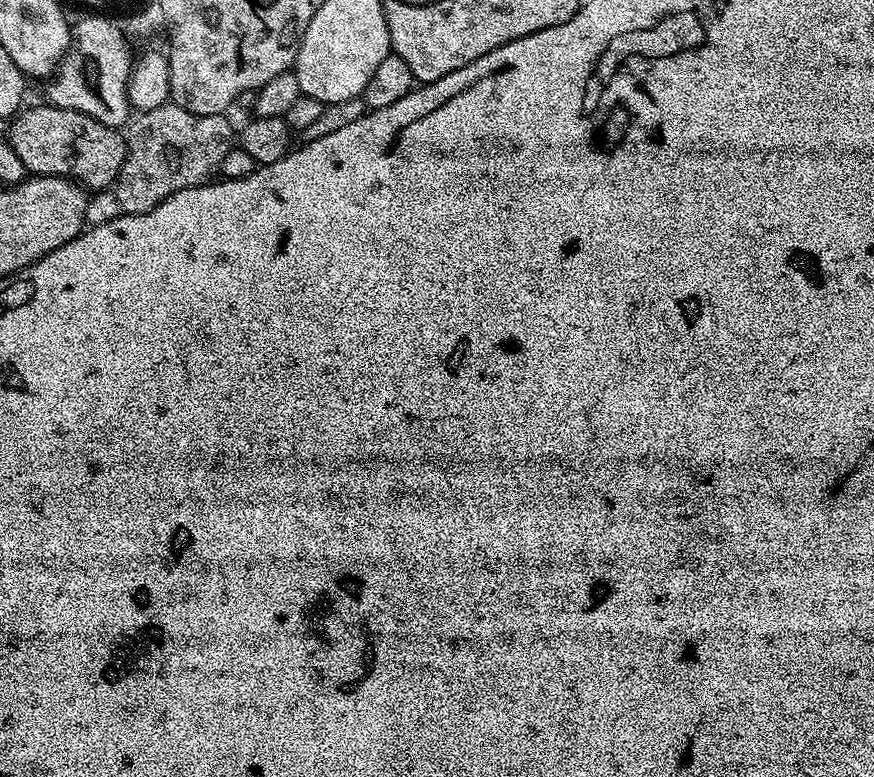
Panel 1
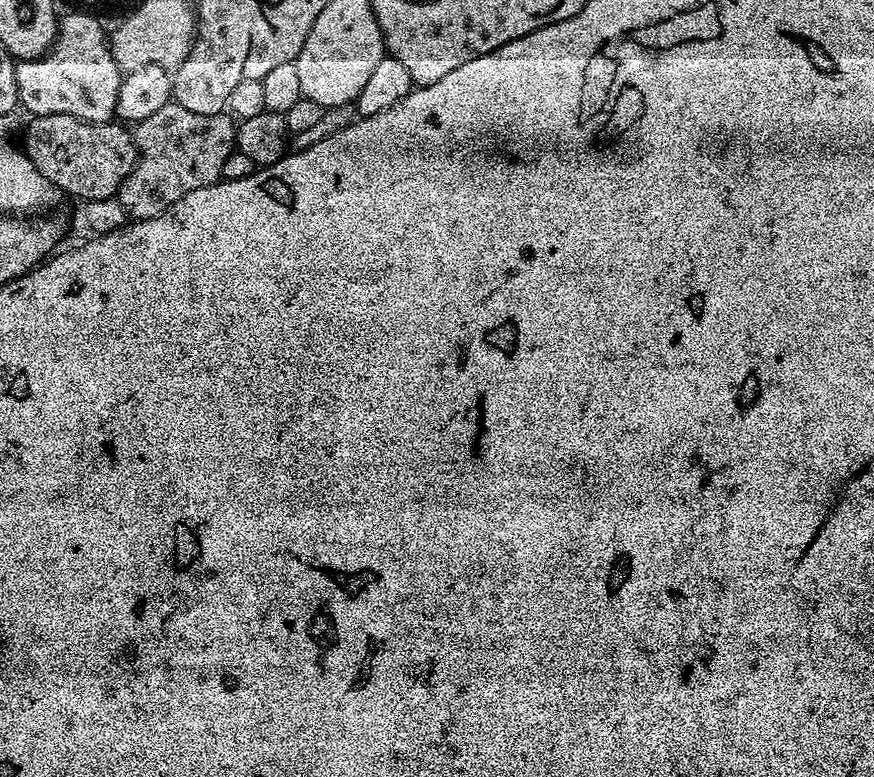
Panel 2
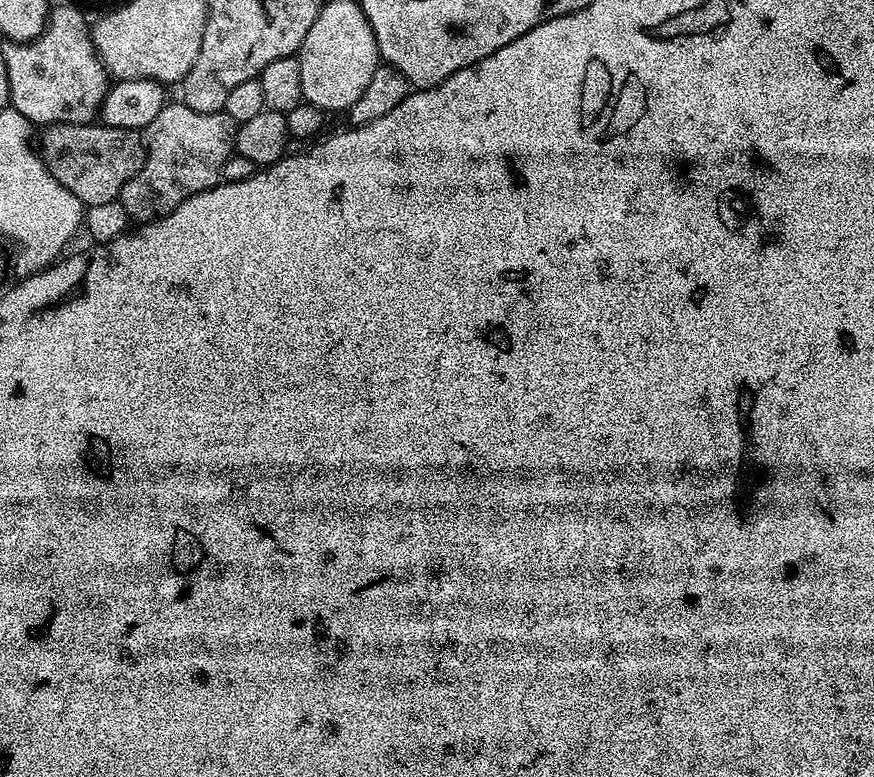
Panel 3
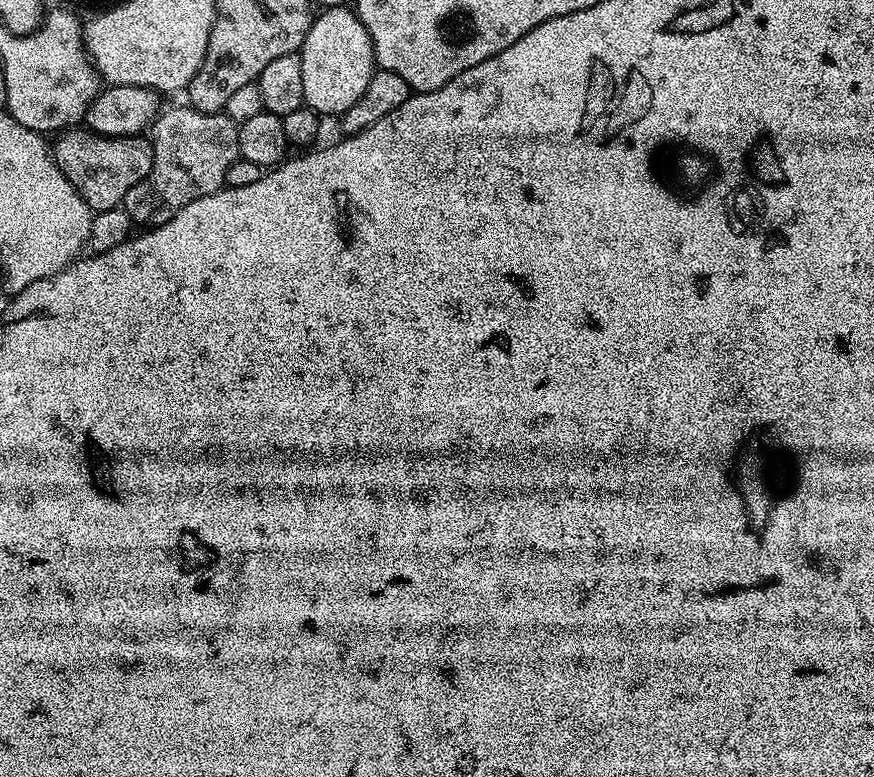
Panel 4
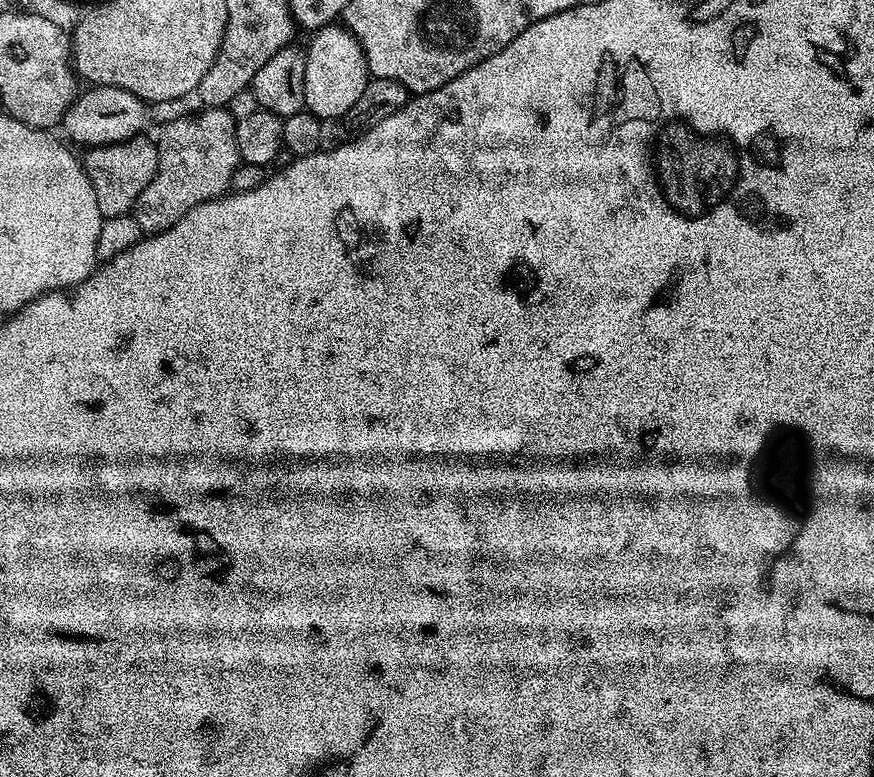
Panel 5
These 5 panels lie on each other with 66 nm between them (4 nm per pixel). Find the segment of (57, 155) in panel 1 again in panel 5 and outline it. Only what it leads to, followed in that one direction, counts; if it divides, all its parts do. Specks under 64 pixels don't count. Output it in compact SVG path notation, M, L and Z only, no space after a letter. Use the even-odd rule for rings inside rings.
M141 134L139 136L134 136L129 138L129 140L118 141L117 144L106 144L106 145L98 145L96 147L89 147L87 149L88 152L85 156L82 156L82 165L84 167L84 172L88 175L90 180L90 186L94 190L94 198L98 198L98 210L100 211L101 217L107 218L110 216L126 216L131 213L132 208L136 205L136 199L138 198L138 194L142 194L142 190L146 190L146 186L150 186L150 182L154 178L154 174L158 170L158 150L156 149L155 143L150 139L147 140L147 135Z

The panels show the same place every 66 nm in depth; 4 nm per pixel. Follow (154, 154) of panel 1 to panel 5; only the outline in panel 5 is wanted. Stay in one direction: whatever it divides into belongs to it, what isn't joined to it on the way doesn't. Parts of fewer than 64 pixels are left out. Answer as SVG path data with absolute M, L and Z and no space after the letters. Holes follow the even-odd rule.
M227 107L204 108L197 116L180 116L165 126L160 140L155 141L158 170L131 211L141 233L165 232L194 206L217 200L231 189L231 175L242 161L236 141L237 117L228 111Z

